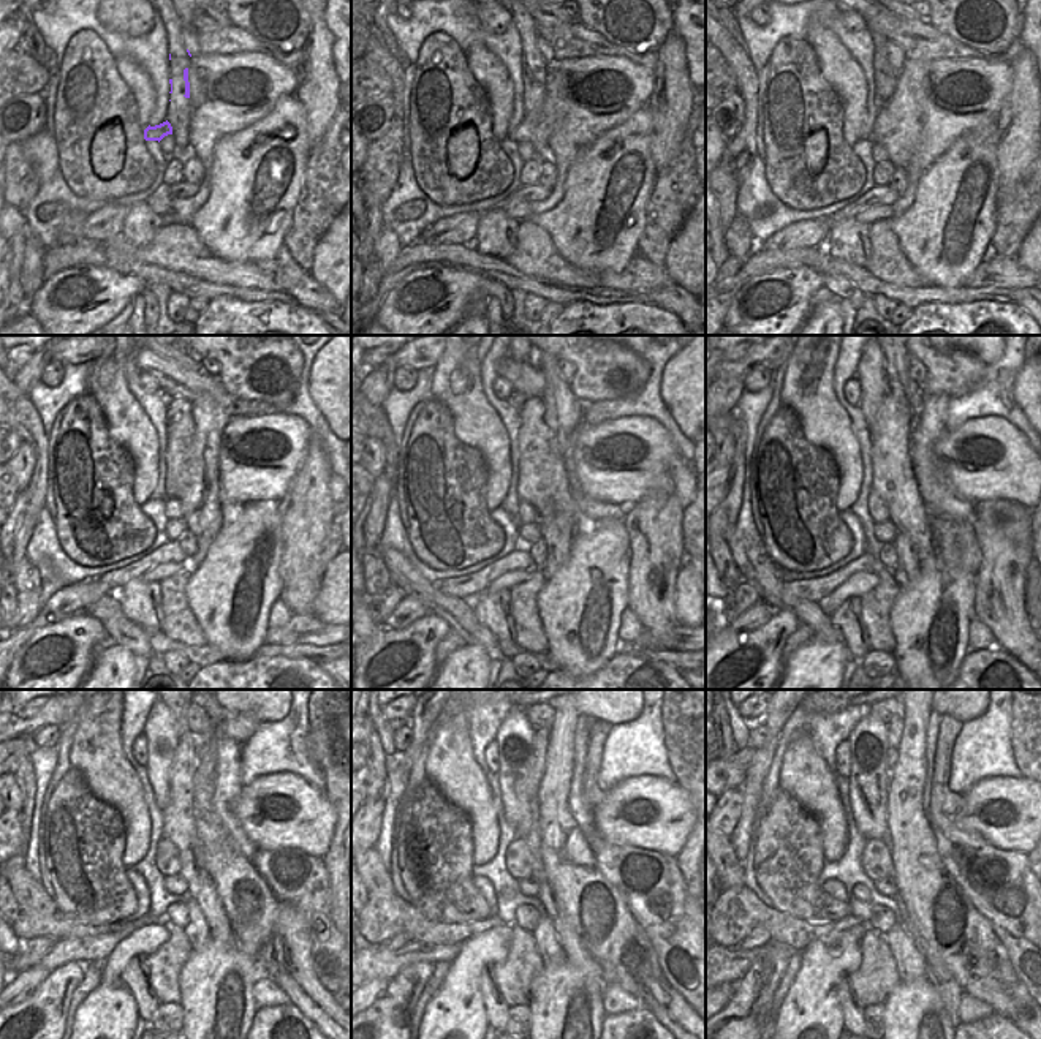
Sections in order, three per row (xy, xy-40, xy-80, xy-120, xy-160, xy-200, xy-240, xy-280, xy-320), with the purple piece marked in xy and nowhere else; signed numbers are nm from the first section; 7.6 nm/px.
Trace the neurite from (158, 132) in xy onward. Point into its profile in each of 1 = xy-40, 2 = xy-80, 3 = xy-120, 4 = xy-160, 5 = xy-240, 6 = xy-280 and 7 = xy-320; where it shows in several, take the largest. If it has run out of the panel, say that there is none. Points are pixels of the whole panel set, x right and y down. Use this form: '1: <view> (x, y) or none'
1: xy-40 (538, 128)
2: xy-80 (897, 127)
3: xy-120 (192, 475)
4: xy-160 (545, 479)
5: xy-240 (179, 827)
6: xy-280 (575, 952)
7: xy-320 (950, 992)

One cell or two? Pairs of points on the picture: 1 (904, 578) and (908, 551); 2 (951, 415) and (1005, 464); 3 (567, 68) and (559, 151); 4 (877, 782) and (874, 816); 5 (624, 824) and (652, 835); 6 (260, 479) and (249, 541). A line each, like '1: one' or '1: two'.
1: one
2: two
3: one
4: one
5: one
6: two

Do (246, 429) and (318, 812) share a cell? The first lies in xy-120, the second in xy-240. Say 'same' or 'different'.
same

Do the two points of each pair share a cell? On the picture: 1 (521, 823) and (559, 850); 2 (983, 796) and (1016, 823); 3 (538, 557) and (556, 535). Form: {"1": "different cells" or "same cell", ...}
{"1": "different cells", "2": "same cell", "3": "different cells"}

